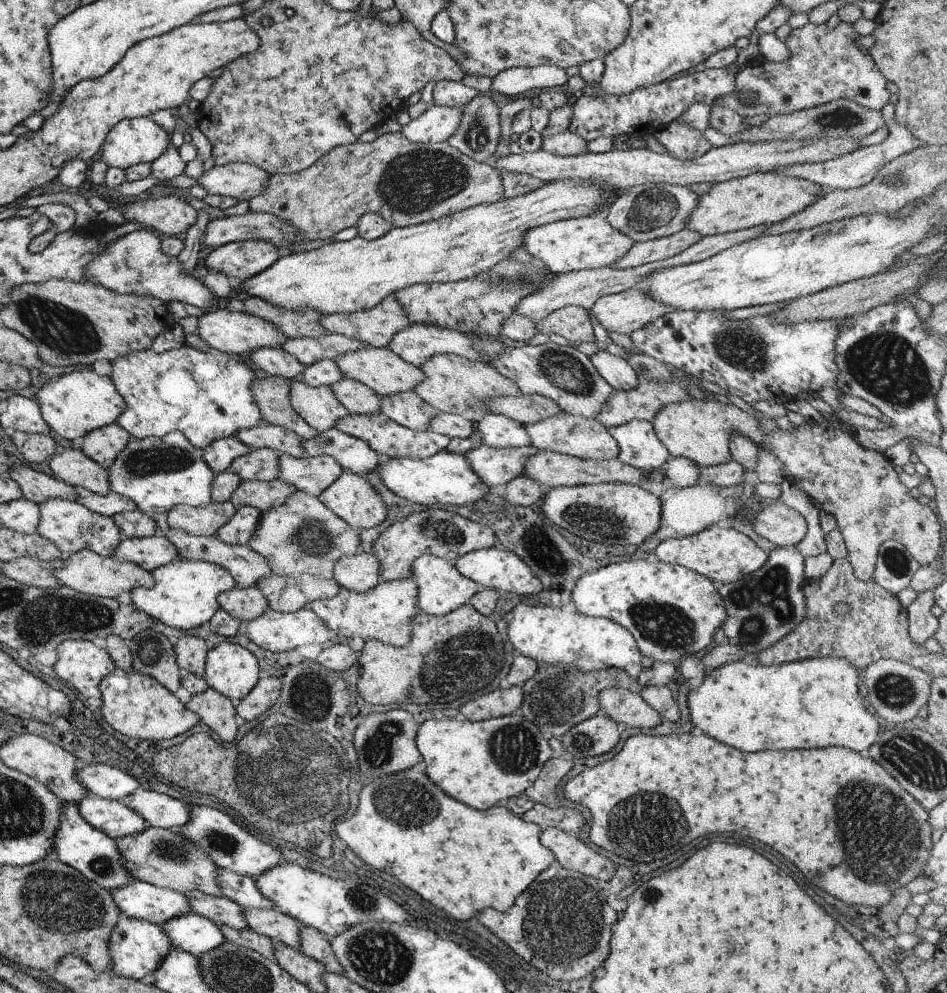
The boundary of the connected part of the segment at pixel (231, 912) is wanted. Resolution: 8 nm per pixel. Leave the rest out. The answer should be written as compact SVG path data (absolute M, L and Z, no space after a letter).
M200 891L184 893L188 896L189 905L193 913L210 919L214 924L228 925L233 929L247 927L243 917L243 908L226 897L204 894Z

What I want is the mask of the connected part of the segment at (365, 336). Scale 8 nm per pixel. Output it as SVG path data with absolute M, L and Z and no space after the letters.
M390 295L368 310L326 315L323 325L328 333L362 339L370 347L382 348L388 347L395 334L412 324L397 296Z

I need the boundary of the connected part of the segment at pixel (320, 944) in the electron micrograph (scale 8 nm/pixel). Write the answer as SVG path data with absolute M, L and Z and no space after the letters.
M300 924L300 944L299 951L306 956L321 962L325 970L331 973L343 974L343 968L335 957L335 952L331 949L330 938L315 928Z

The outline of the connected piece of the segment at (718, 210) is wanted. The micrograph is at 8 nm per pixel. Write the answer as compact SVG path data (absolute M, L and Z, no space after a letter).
M752 173L745 177L713 184L690 215L687 226L703 237L752 229L758 225L772 225L783 221L826 195L818 183L786 176L784 173Z

